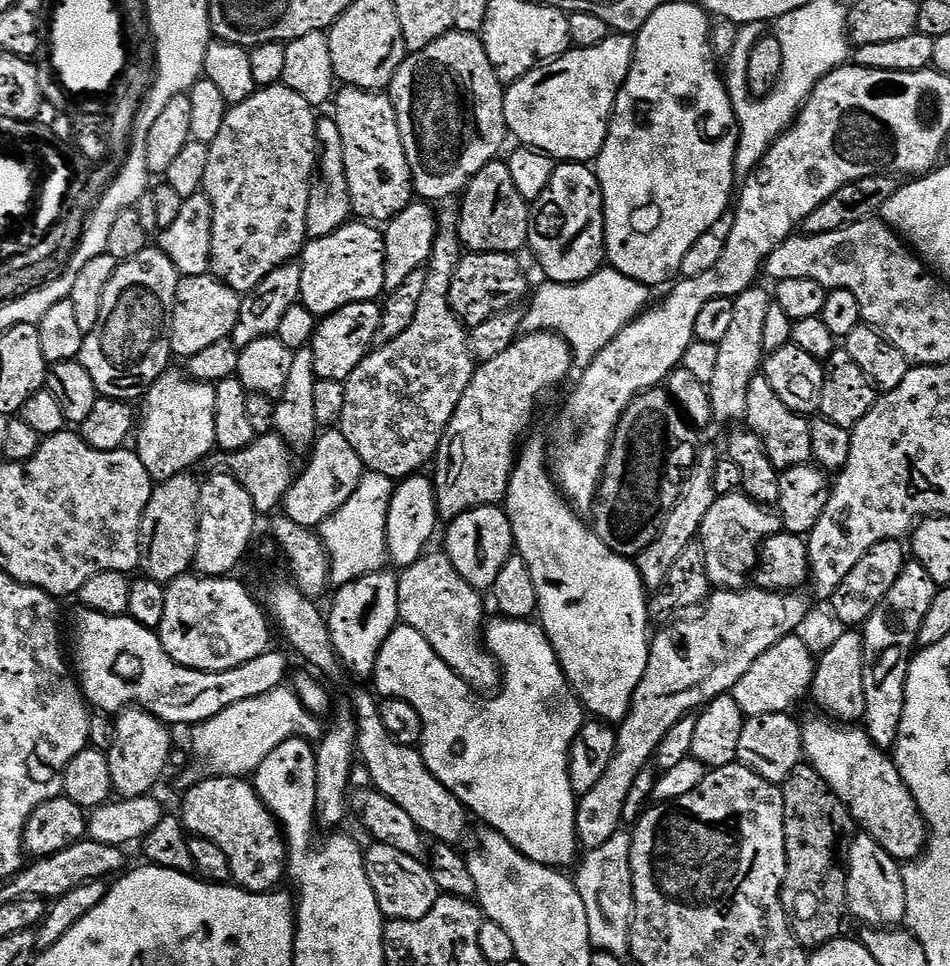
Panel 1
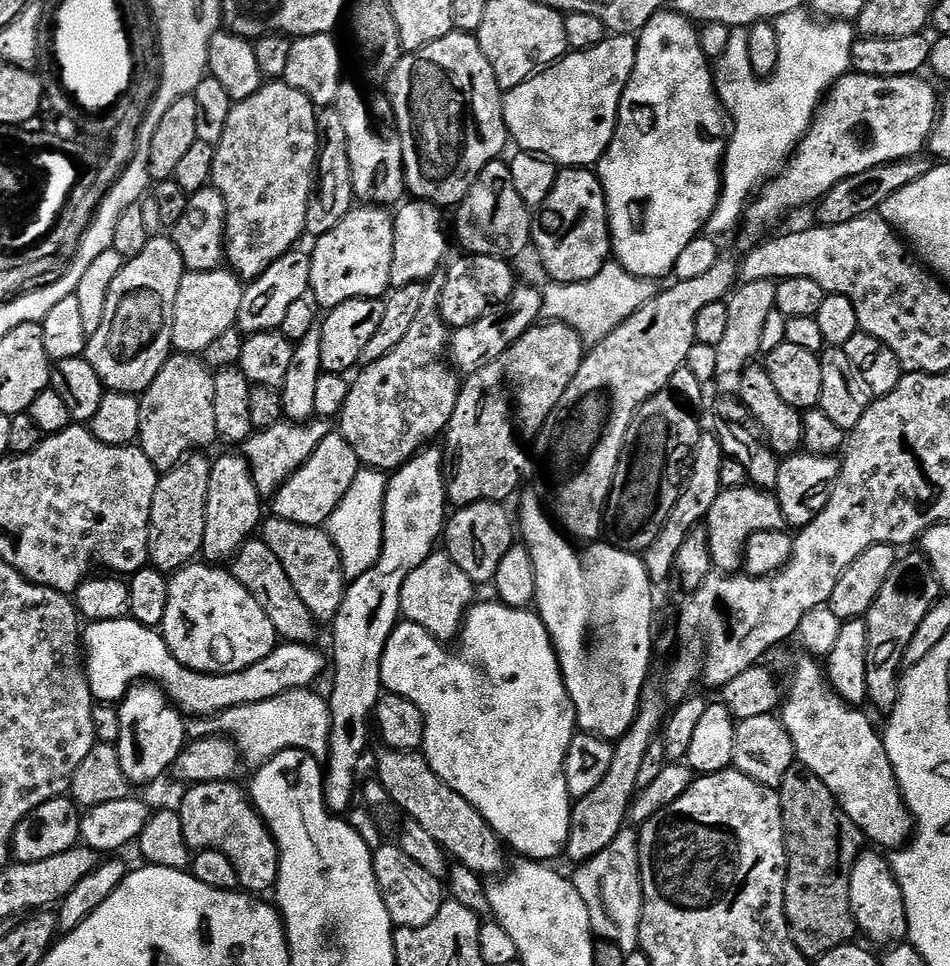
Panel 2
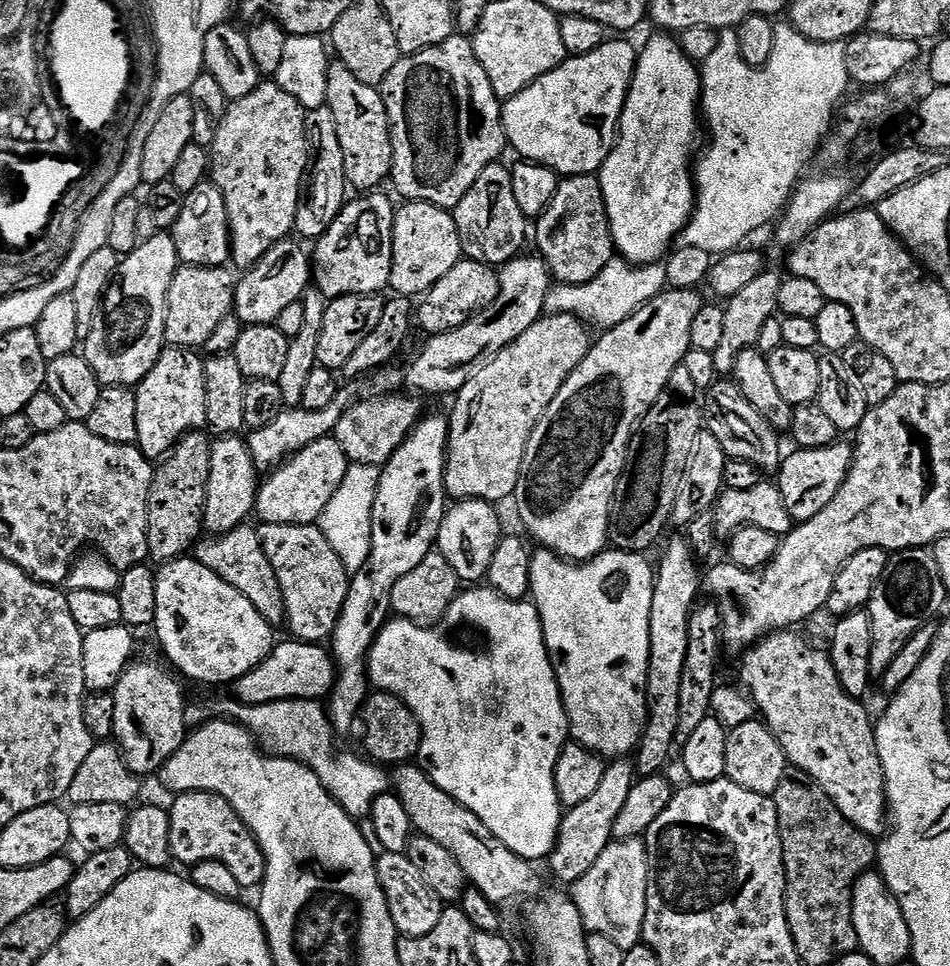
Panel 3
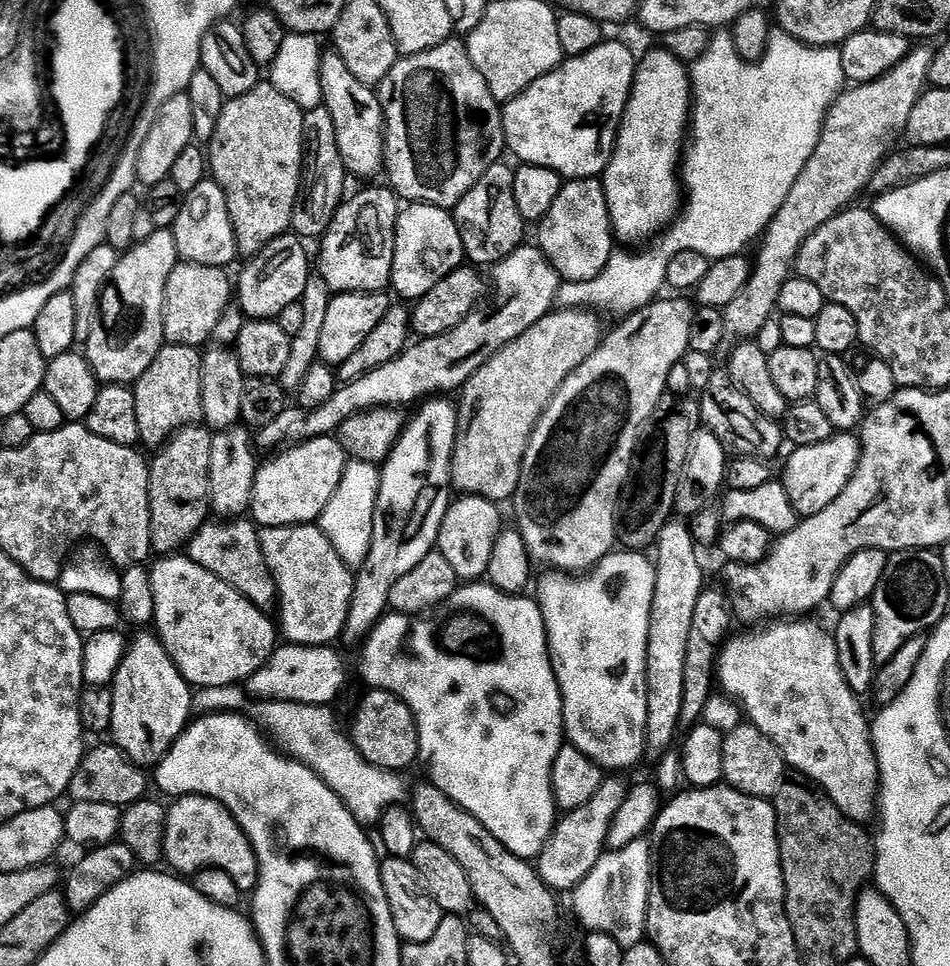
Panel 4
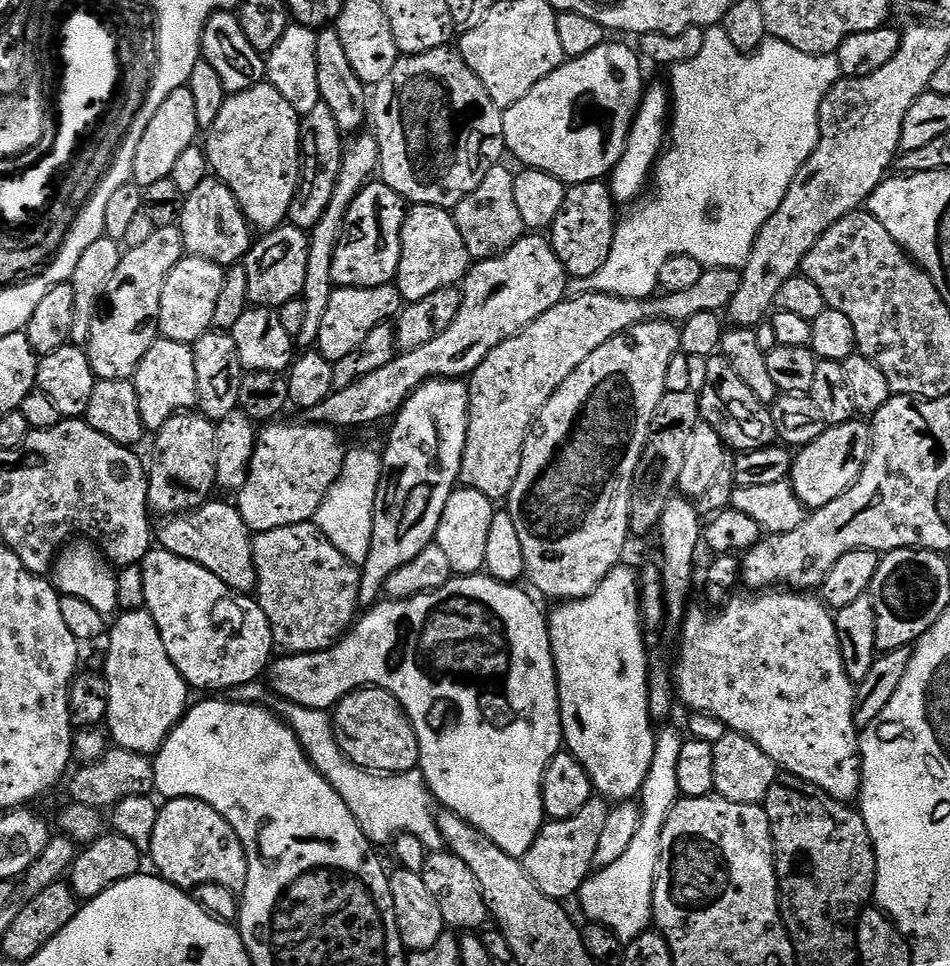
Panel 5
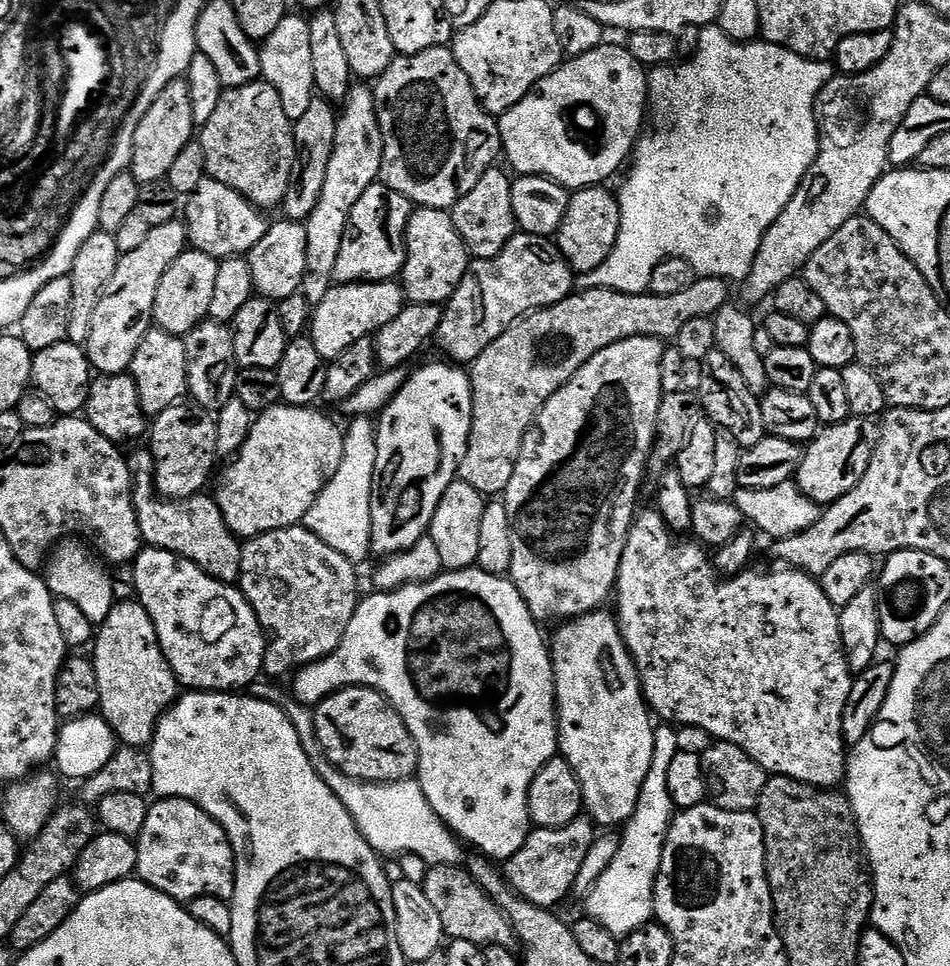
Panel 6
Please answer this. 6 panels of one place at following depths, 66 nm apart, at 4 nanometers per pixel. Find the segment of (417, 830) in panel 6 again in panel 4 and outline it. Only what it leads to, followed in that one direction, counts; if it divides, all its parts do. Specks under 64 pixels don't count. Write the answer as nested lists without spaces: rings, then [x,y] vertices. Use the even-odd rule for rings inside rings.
[[[257,699],[251,703],[246,709],[247,715],[271,737],[275,747],[283,755],[305,764],[323,784],[330,786],[361,826],[379,825],[384,812],[397,807],[400,799],[409,795],[409,785],[404,785],[405,777],[401,773],[379,768],[362,758],[360,751],[352,745],[349,733],[340,729],[329,705]]]

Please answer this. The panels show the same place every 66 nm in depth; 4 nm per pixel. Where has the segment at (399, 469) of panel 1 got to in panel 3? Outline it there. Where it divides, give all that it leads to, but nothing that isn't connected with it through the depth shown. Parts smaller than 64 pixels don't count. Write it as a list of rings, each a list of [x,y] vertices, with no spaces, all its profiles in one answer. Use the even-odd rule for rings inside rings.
[[[411,395],[408,396],[376,396],[373,400],[361,399],[348,408],[346,414],[342,414],[334,438],[340,443],[351,463],[383,466],[399,450],[402,442],[422,419],[419,402],[411,400],[416,399]]]

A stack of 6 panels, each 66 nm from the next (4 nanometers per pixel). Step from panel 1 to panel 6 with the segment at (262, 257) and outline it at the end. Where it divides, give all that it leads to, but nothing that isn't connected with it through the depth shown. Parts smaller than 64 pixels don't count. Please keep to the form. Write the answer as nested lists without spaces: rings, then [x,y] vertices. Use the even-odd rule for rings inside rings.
[[[257,79],[252,84],[228,88],[220,96],[218,110],[199,129],[198,143],[206,154],[207,175],[211,179],[230,186],[238,194],[255,204],[261,210],[279,209],[288,196],[288,189],[294,183],[294,169],[298,164],[298,149],[294,122],[286,114],[282,106],[282,98],[278,98],[278,90]]]

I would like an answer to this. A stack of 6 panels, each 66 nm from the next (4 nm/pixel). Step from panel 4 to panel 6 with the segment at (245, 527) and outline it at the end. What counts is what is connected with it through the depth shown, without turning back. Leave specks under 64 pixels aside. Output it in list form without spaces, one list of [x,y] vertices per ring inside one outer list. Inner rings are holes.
[[[140,479],[133,487],[133,504],[139,522],[141,541],[150,548],[161,548],[192,560],[215,580],[232,586],[240,579],[241,541],[232,531],[211,495],[201,494],[190,499],[167,500],[155,490],[151,480]]]

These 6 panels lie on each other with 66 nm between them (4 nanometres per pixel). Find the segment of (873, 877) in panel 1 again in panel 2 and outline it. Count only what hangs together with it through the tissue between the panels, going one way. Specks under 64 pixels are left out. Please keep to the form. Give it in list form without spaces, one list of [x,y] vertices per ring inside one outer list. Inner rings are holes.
[[[864,850],[854,862],[854,870],[850,874],[850,906],[857,929],[863,935],[865,932],[876,944],[895,946],[908,940],[906,910],[892,867],[887,859],[883,860],[879,855],[883,856],[876,850]]]

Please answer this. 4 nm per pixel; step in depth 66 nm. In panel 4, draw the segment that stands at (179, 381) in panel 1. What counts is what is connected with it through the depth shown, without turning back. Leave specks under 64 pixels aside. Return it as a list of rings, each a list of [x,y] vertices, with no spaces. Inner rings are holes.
[[[165,343],[150,362],[150,370],[134,385],[134,406],[138,410],[140,444],[159,446],[179,428],[195,425],[204,415],[202,410],[202,366],[200,348]]]

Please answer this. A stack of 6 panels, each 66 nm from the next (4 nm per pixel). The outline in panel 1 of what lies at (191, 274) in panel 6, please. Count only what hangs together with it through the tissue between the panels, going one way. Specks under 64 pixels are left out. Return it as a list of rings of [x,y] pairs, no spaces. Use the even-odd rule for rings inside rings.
[[[209,274],[186,276],[176,291],[176,301],[170,317],[170,342],[173,357],[187,358],[214,346],[214,342],[229,339],[240,317],[241,293]]]

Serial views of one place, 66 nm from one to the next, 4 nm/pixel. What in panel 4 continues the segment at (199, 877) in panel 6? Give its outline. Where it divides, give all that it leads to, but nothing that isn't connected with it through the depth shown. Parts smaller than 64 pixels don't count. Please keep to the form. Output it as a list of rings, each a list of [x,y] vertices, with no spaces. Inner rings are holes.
[[[181,796],[171,804],[164,818],[162,841],[167,867],[176,874],[195,874],[204,868],[217,868],[234,880],[241,893],[251,893],[258,879],[256,855],[230,810],[209,796]]]

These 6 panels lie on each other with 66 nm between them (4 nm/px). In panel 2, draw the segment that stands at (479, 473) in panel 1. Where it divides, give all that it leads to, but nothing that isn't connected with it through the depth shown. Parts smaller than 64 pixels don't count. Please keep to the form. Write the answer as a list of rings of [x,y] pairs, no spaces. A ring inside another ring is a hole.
[[[537,323],[502,358],[482,366],[463,381],[454,414],[443,433],[444,495],[457,509],[471,504],[504,502],[516,492],[524,467],[530,464],[530,445],[546,418],[558,406],[566,386],[582,366],[586,345],[565,324]]]

